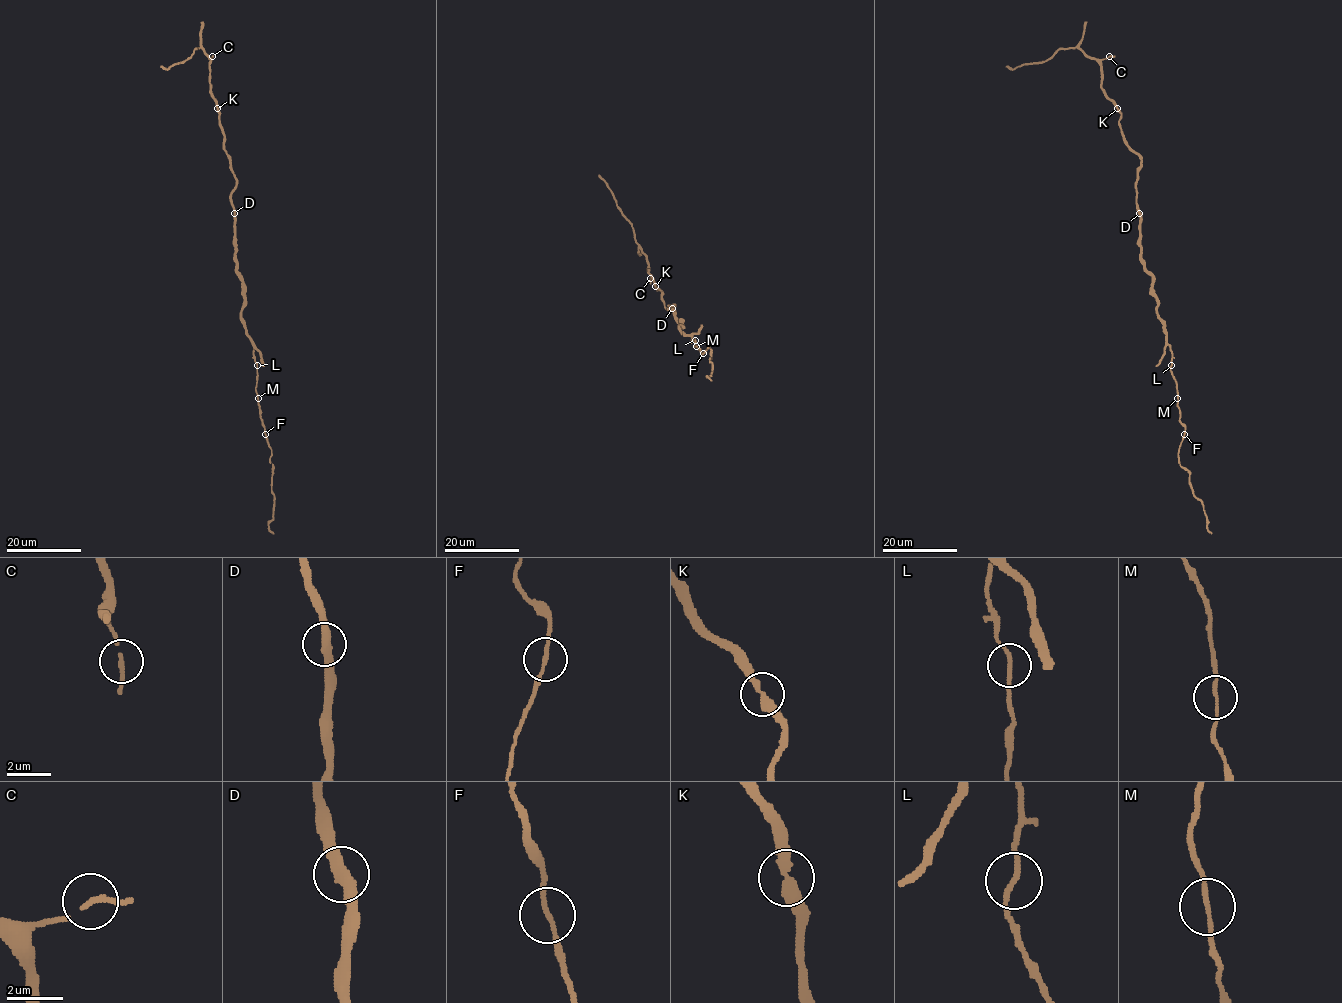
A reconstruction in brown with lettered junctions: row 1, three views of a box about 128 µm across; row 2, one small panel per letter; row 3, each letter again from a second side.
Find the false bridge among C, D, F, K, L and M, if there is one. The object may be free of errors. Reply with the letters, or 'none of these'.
none of these

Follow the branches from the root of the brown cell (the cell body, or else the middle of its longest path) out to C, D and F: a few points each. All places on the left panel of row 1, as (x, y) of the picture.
C: (235, 247), (230, 193), (236, 178), (224, 148), (217, 102), (211, 93), (213, 56)
D: (235, 247), (234, 213)
F: (235, 247), (236, 271), (241, 276), (244, 296), (242, 321), (254, 347), (258, 375), (256, 392), (265, 434)

